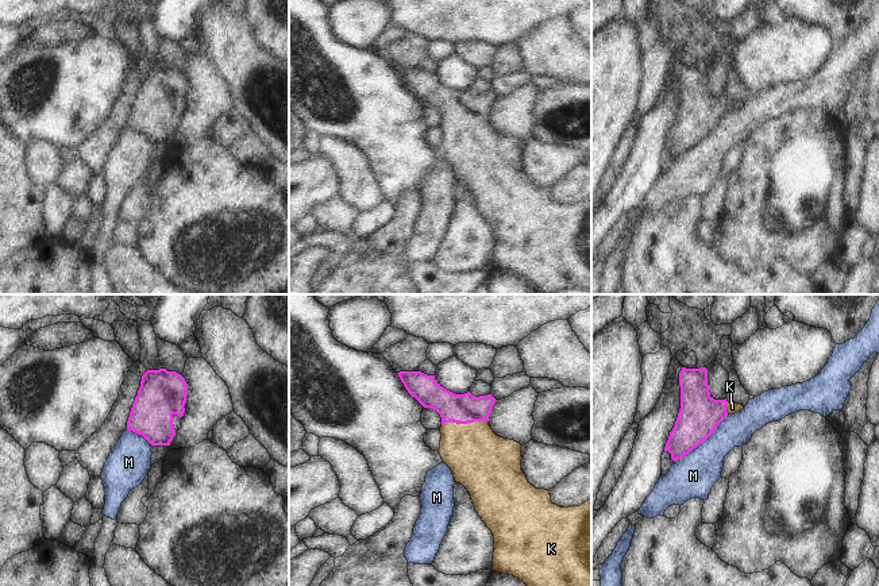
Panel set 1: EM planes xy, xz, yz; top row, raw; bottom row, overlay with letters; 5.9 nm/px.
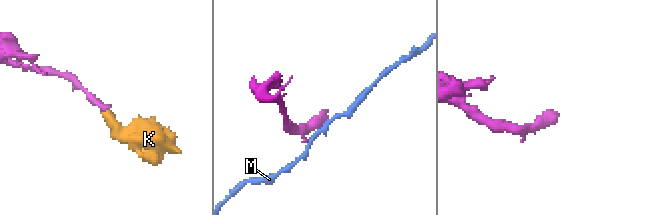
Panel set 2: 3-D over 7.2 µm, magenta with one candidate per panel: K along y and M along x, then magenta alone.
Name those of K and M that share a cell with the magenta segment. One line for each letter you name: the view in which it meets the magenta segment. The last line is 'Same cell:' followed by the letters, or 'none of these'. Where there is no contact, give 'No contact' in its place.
K: Touches magenta in xz
Same cell: K

